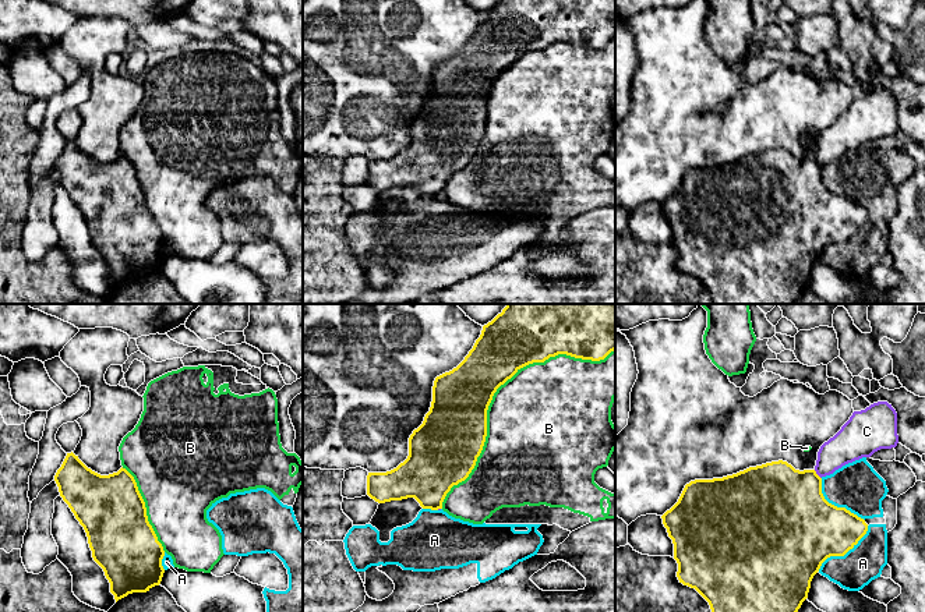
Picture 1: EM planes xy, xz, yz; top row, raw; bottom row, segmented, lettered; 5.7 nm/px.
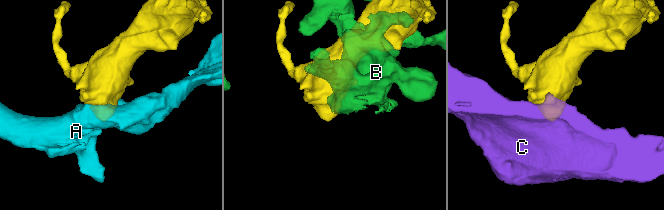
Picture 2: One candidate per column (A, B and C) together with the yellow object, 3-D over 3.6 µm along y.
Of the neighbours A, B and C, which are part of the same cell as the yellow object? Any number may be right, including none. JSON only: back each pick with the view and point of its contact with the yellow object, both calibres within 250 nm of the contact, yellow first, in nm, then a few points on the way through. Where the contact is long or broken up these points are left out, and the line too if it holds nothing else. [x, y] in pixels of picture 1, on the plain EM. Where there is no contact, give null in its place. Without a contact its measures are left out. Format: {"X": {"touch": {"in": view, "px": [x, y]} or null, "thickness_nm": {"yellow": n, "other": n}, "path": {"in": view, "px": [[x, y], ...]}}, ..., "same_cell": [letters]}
{"same_cell": []}

